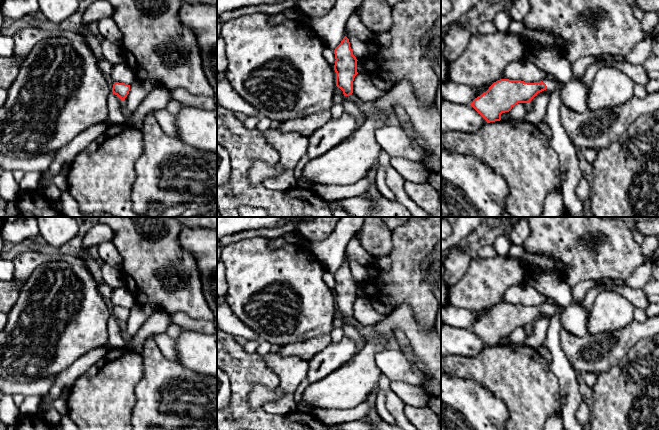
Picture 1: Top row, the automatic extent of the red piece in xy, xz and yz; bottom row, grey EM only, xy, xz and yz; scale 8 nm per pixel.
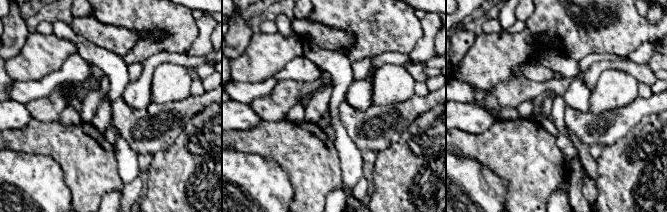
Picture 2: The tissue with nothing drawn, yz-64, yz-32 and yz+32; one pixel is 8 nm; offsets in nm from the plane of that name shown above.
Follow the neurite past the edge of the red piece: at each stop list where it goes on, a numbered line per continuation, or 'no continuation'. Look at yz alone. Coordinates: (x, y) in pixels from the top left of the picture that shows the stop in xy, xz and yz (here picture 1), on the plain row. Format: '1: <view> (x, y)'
1: yz (552, 310)

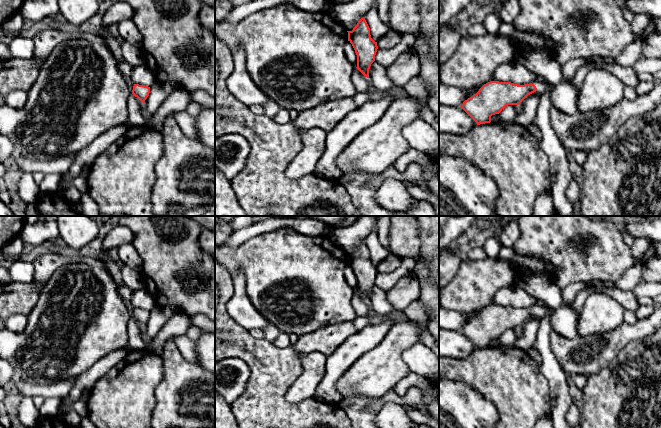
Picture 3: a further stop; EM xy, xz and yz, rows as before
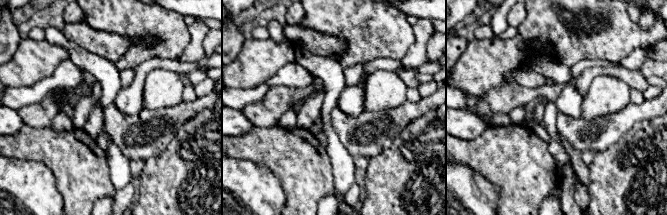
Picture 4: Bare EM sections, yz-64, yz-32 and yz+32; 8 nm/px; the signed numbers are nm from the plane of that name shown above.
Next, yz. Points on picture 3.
1: yz (542, 312)

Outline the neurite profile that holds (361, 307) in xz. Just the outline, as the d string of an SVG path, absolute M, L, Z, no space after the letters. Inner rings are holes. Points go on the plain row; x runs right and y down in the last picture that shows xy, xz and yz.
M355 292L352 298L352 307L356 316L360 317L367 316L371 306L357 292Z

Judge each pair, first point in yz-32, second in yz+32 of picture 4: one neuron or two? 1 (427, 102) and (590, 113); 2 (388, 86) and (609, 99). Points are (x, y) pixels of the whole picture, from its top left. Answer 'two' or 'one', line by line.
1: two
2: one

